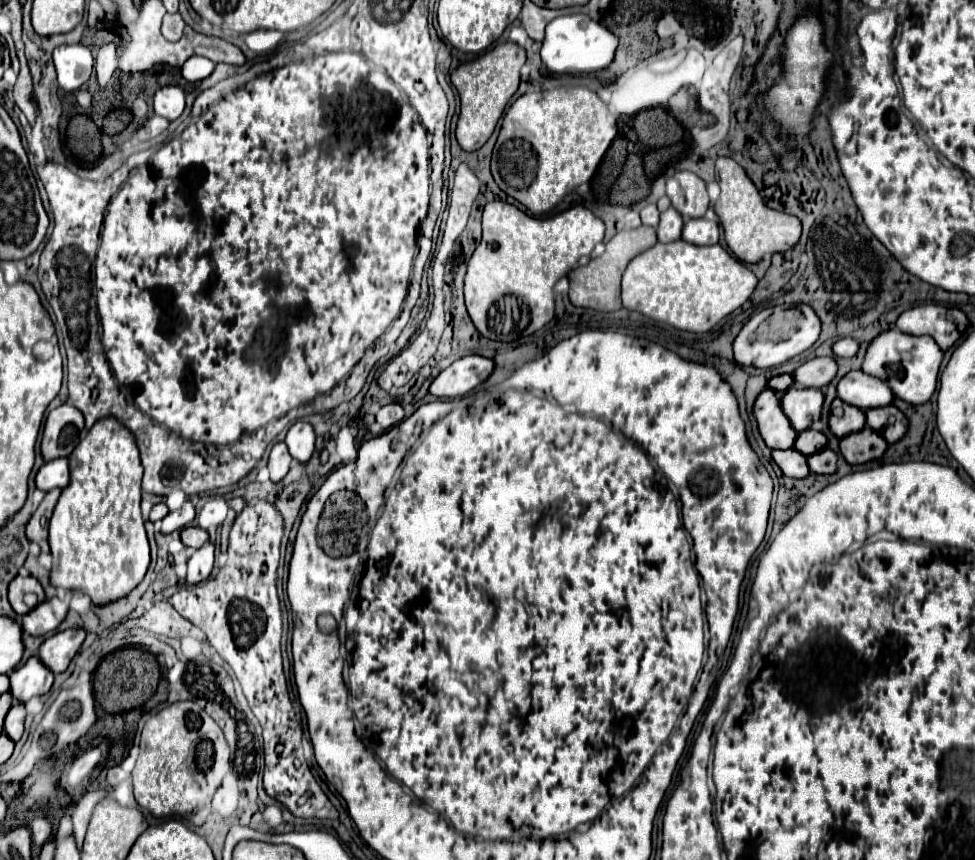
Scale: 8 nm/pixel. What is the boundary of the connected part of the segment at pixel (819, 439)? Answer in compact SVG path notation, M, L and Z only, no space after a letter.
M806 429L806 431L802 431L802 433L798 435L794 447L796 447L798 451L802 451L804 455L814 455L814 453L822 451L822 449L826 447L826 443L828 443L828 441L826 441L826 435L824 435L824 433L814 431L814 429Z

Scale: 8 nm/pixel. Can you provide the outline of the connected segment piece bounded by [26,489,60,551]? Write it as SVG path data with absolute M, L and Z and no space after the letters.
M52 489L46 493L46 497L42 499L40 507L34 511L32 519L28 521L28 527L26 527L26 537L34 543L40 545L42 551L48 551L48 521L52 517L52 509L56 505L60 497L60 489Z

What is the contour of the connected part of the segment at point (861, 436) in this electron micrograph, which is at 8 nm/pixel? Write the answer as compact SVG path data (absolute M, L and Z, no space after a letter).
M864 427L862 431L840 439L840 451L850 465L874 461L882 457L886 449L888 449L886 439L882 439L882 435L878 435L876 431L870 431L870 427Z

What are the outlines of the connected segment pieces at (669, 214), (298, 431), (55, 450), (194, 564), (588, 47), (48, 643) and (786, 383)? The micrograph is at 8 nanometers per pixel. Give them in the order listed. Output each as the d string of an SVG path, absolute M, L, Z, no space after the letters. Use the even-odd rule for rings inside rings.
M670 207L668 211L664 211L660 215L660 225L658 225L658 241L662 243L670 243L680 239L682 235L682 227L684 227L684 219L682 215L678 215L678 211L674 211L674 207Z
M296 421L288 429L284 443L288 445L288 451L296 461L306 463L314 453L314 443L316 443L314 427L310 423L306 423L306 421Z
M64 403L58 409L50 411L44 423L42 445L40 445L44 461L70 455L72 449L78 445L82 431L84 431L84 417L70 403ZM68 427L70 427L70 435L64 435Z
M206 543L200 549L196 549L194 555L188 559L186 583L200 583L208 579L212 567L214 567L214 545Z
M562 15L546 25L546 37L542 41L542 63L552 73L594 73L612 63L616 47L618 37L588 15Z
M84 629L58 631L52 637L44 639L44 643L38 647L36 655L38 655L40 663L46 669L50 669L54 675L58 675L58 673L68 669L70 661L74 659L74 655L80 649L84 639L86 639L86 631Z
M778 375L778 377L770 379L768 387L774 389L774 391L778 391L778 393L784 393L792 383L794 383L794 381L792 381L792 375Z

